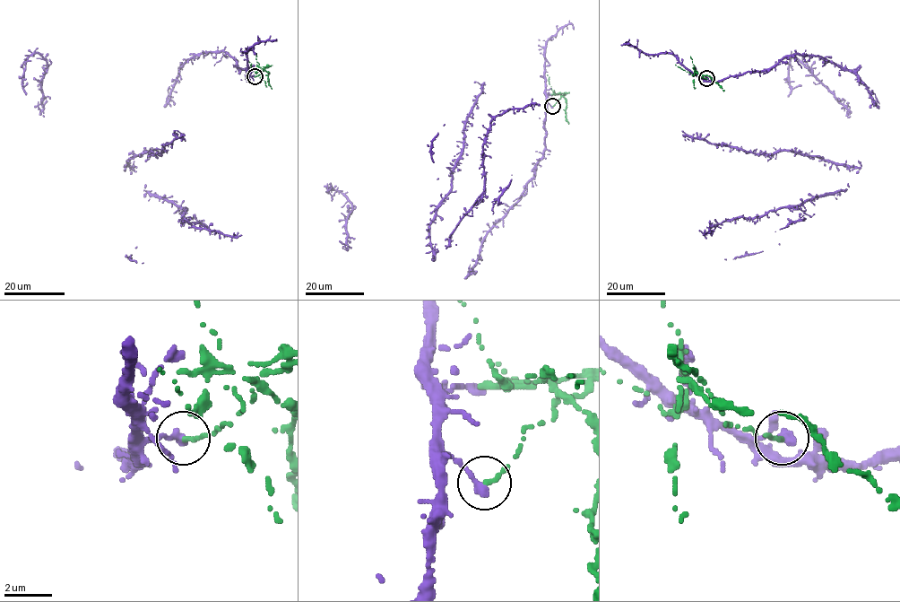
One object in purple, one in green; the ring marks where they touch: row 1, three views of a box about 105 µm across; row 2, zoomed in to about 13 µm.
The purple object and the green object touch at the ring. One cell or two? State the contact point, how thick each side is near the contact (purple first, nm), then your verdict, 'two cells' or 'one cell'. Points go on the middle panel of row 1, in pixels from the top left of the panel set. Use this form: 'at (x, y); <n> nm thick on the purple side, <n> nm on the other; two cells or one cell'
at (552, 106); 400 nm thick on the purple side, 220 nm on the other; two cells

